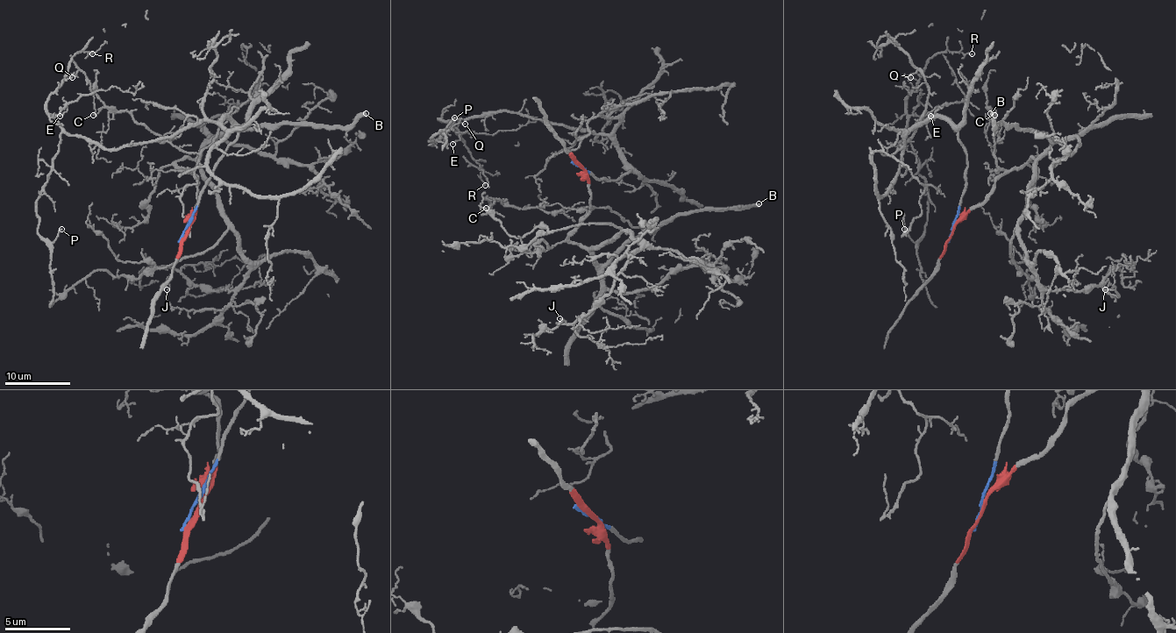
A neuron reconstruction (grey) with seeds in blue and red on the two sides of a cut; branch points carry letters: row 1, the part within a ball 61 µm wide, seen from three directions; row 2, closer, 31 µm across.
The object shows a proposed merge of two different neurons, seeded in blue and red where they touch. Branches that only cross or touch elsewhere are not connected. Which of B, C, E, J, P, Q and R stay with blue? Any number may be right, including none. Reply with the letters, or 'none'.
E, P, Q, R

